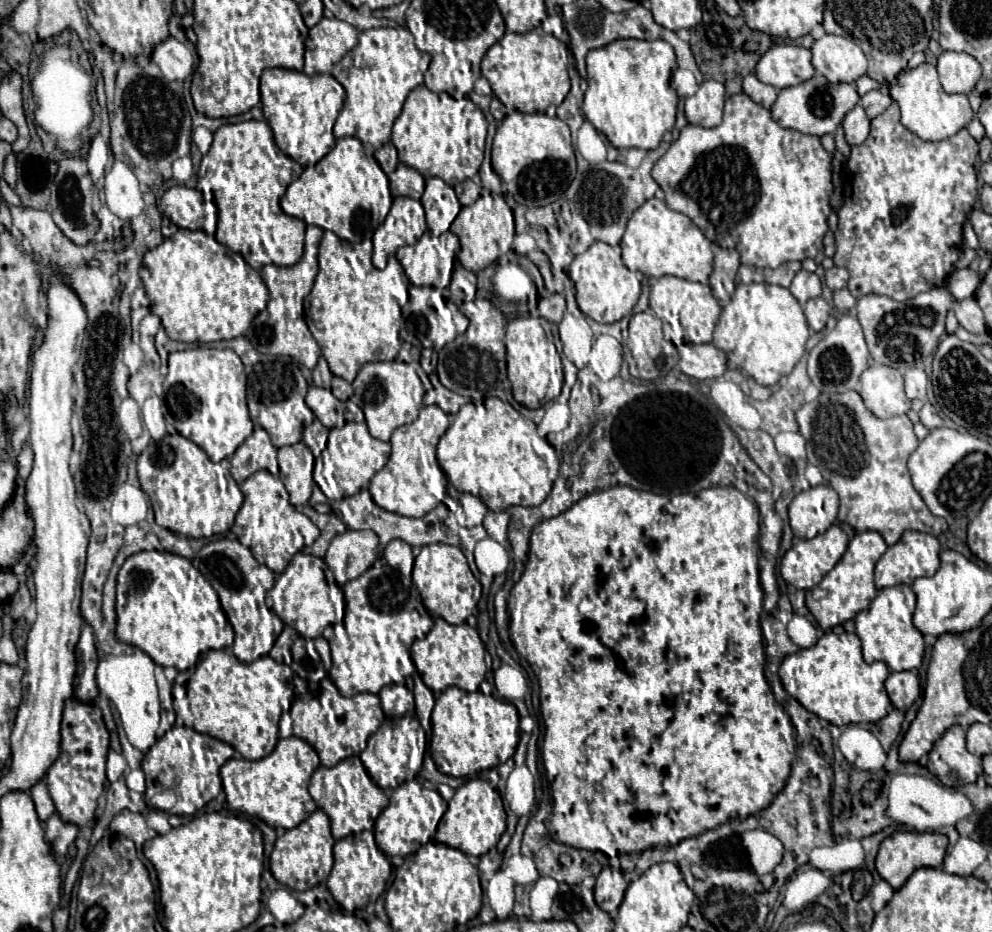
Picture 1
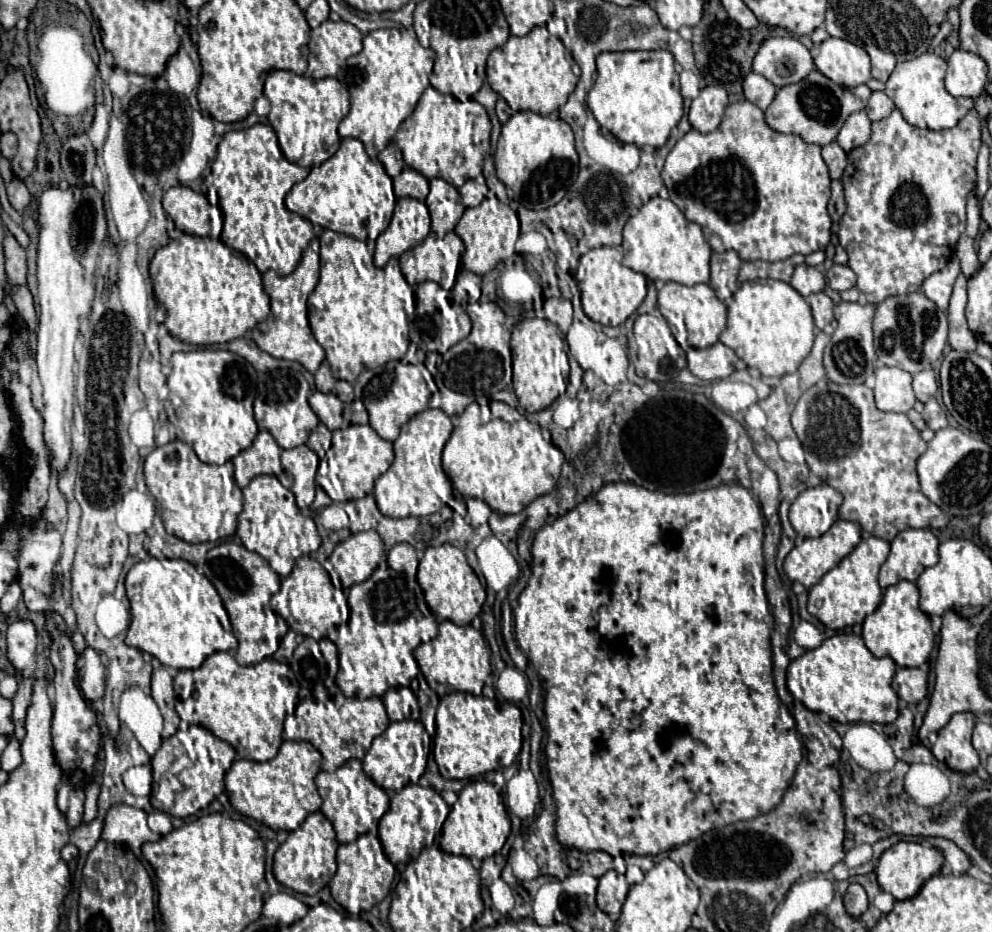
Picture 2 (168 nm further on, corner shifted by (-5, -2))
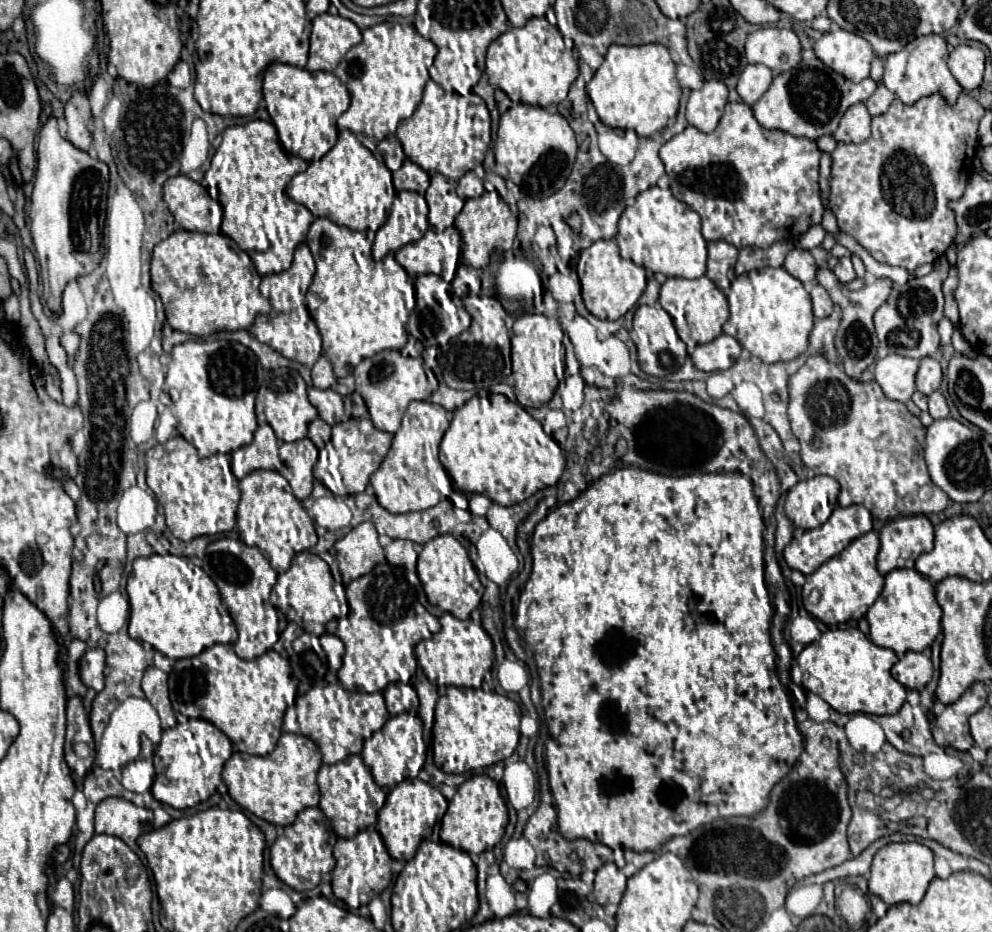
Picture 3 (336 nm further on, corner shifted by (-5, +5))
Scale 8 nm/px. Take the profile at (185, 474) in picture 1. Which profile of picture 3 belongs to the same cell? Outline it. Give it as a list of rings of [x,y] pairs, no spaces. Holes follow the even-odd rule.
[[[180,435],[146,451],[148,487],[156,493],[156,499],[160,487],[158,503],[164,509],[166,525],[178,539],[190,541],[202,535],[216,535],[230,531],[236,525],[236,509],[242,491],[230,469],[230,461],[230,454],[198,457],[196,447]]]

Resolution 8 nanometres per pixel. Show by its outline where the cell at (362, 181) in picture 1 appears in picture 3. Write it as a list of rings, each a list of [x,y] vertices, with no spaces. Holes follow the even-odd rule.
[[[344,129],[338,135],[338,143],[322,159],[312,161],[304,173],[290,181],[288,195],[310,209],[314,217],[326,217],[352,231],[376,231],[384,223],[396,191],[392,172],[385,163],[376,159],[352,131]]]

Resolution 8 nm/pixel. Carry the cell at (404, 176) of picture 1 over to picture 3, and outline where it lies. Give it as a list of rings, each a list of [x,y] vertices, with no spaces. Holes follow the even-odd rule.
[[[404,161],[404,165],[398,171],[394,171],[396,191],[416,191],[416,193],[424,195],[428,185],[430,185],[428,173],[412,161]]]

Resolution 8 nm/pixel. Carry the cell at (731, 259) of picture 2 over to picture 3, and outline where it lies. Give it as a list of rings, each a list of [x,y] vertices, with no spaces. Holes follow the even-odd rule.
[[[714,241],[708,243],[708,277],[720,287],[728,289],[730,283],[734,281],[734,265],[738,259],[738,249],[730,243]]]

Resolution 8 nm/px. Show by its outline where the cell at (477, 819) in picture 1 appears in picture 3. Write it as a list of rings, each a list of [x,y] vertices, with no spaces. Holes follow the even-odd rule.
[[[472,775],[458,787],[456,795],[448,803],[448,811],[442,817],[440,839],[442,843],[462,849],[466,853],[484,853],[492,849],[496,843],[500,843],[506,825],[508,825],[508,809],[500,795],[498,781],[490,779],[488,775]]]

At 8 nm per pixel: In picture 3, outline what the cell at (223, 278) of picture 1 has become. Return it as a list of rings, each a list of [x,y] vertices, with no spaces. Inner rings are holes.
[[[178,229],[154,247],[152,289],[164,301],[166,323],[182,333],[206,337],[220,331],[248,329],[258,313],[270,313],[270,301],[258,291],[260,275],[236,243],[218,233],[204,235]]]

